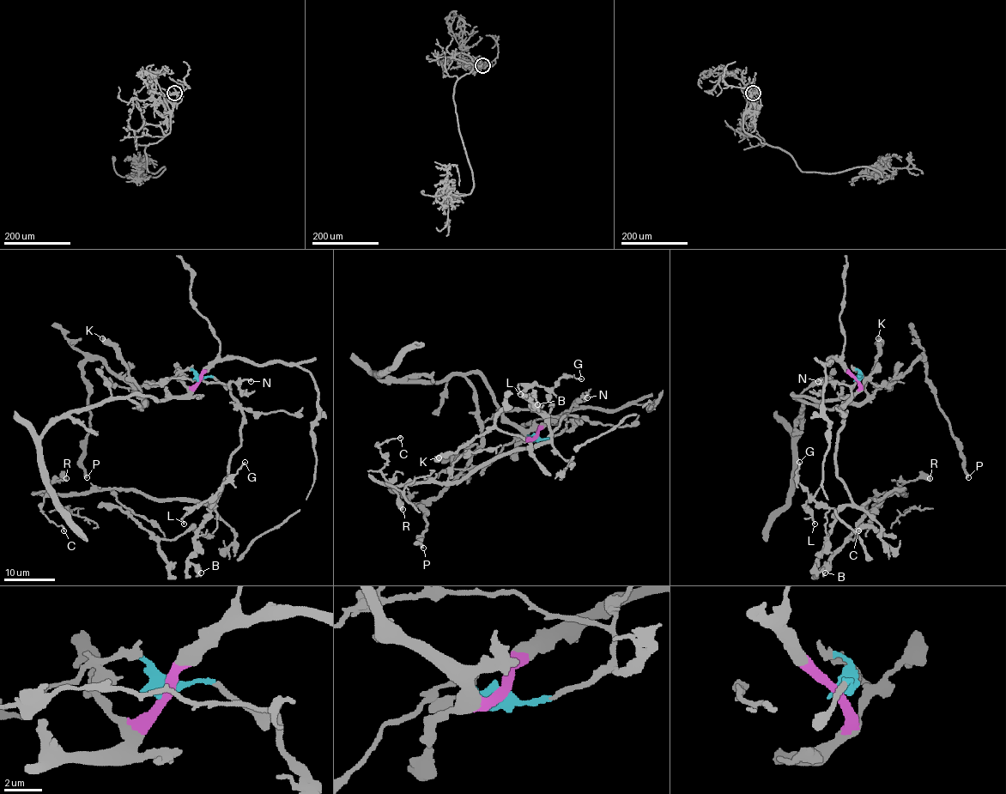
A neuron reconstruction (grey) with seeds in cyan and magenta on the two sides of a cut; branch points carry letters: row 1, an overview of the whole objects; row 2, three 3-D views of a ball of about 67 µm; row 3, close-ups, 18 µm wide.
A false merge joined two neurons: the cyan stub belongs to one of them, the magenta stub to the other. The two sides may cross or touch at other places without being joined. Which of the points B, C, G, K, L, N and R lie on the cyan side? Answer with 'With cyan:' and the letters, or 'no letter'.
With cyan: B, C, G, L, N, R

